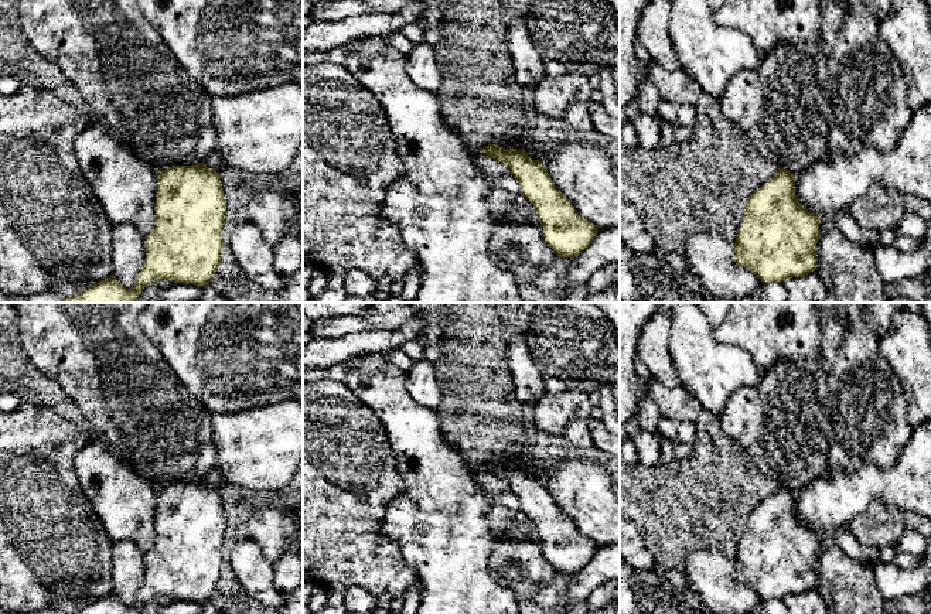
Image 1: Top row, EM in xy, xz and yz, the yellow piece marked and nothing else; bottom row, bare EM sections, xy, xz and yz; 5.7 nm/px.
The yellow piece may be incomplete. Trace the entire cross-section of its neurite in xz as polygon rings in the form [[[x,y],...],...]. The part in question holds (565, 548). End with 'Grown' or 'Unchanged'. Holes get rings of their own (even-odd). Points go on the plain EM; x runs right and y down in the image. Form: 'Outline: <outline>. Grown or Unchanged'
Outline: [[[498,461],[481,464],[509,485],[525,514],[538,531],[545,559],[557,574],[577,574],[594,557],[598,545],[582,535],[572,519],[556,505],[540,477],[532,477],[525,467],[504,465]]]. Unchanged

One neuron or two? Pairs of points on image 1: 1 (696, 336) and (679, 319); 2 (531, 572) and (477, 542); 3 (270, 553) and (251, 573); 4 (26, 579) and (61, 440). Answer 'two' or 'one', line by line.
1: one
2: two
3: two
4: one

